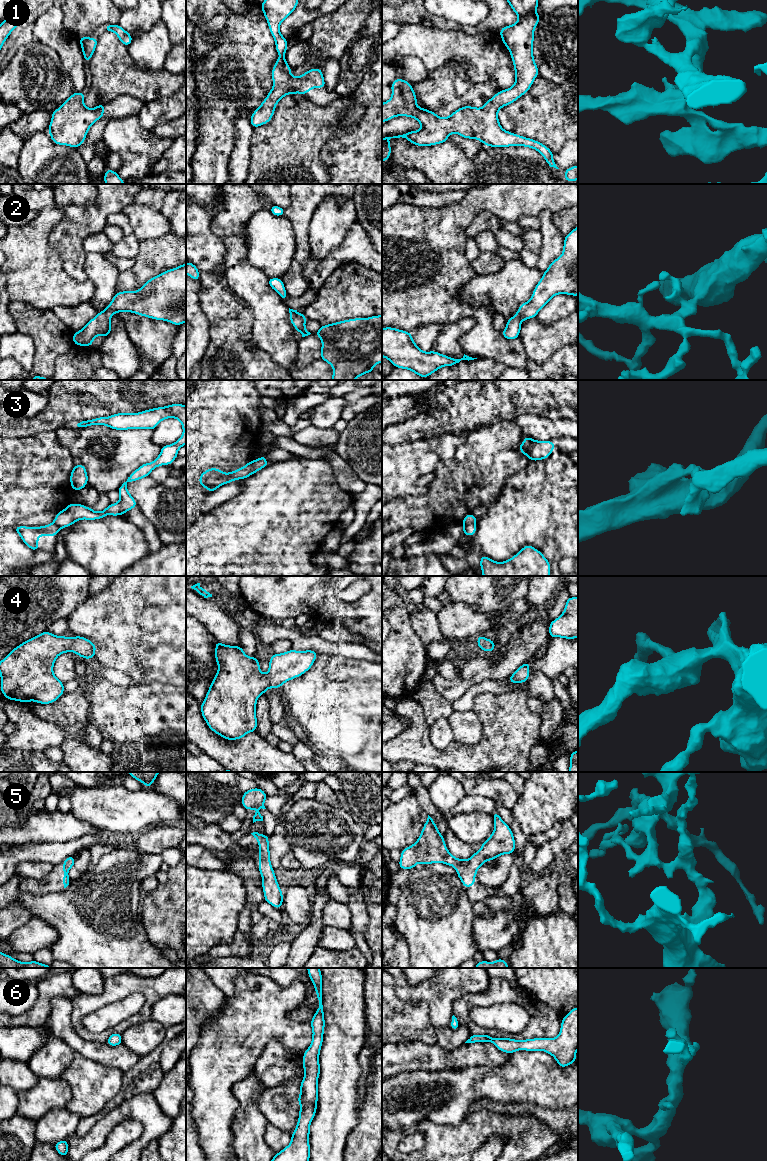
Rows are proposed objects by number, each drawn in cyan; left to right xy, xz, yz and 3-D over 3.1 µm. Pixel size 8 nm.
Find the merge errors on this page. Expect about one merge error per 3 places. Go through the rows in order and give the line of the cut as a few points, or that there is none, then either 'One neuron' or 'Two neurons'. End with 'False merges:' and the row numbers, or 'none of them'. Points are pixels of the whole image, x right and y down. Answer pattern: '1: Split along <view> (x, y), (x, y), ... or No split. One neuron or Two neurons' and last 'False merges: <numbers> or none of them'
1: No split. One neuron
2: No split. One neuron
3: Split along yz (475, 522), (463, 526). Two neurons
4: No split. One neuron
5: No split. One neuron
6: No split. One neuron
False merges: 3

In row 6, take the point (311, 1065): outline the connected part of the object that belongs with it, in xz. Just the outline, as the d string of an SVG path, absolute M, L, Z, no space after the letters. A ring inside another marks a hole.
M307 968L308 975L315 987L319 1007L310 1021L313 1035L309 1048L303 1053L304 1078L300 1084L301 1093L297 1098L300 1103L299 1118L291 1143L275 1154L271 1161L309 1161L310 1159L310 1123L312 1122L318 1102L318 1078L320 1075L319 1055L323 1043L325 1028L322 1005L322 974L320 968Z

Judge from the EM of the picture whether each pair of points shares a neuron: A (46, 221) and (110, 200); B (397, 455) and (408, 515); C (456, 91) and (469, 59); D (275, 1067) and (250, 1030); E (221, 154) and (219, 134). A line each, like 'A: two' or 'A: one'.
A: two
B: two
C: two
D: two
E: one

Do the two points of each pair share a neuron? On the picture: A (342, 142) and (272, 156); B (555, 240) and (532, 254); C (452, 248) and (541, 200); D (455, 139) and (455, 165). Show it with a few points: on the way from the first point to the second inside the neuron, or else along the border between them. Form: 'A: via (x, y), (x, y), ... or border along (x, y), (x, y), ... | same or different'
A: border along (339, 129), (320, 152), (325, 169) | different
B: border along (539, 229), (541, 251), (534, 266) | different
C: via (459, 221), (480, 200), (514, 200) | same
D: border along (447, 140), (469, 157), (477, 154) | different

